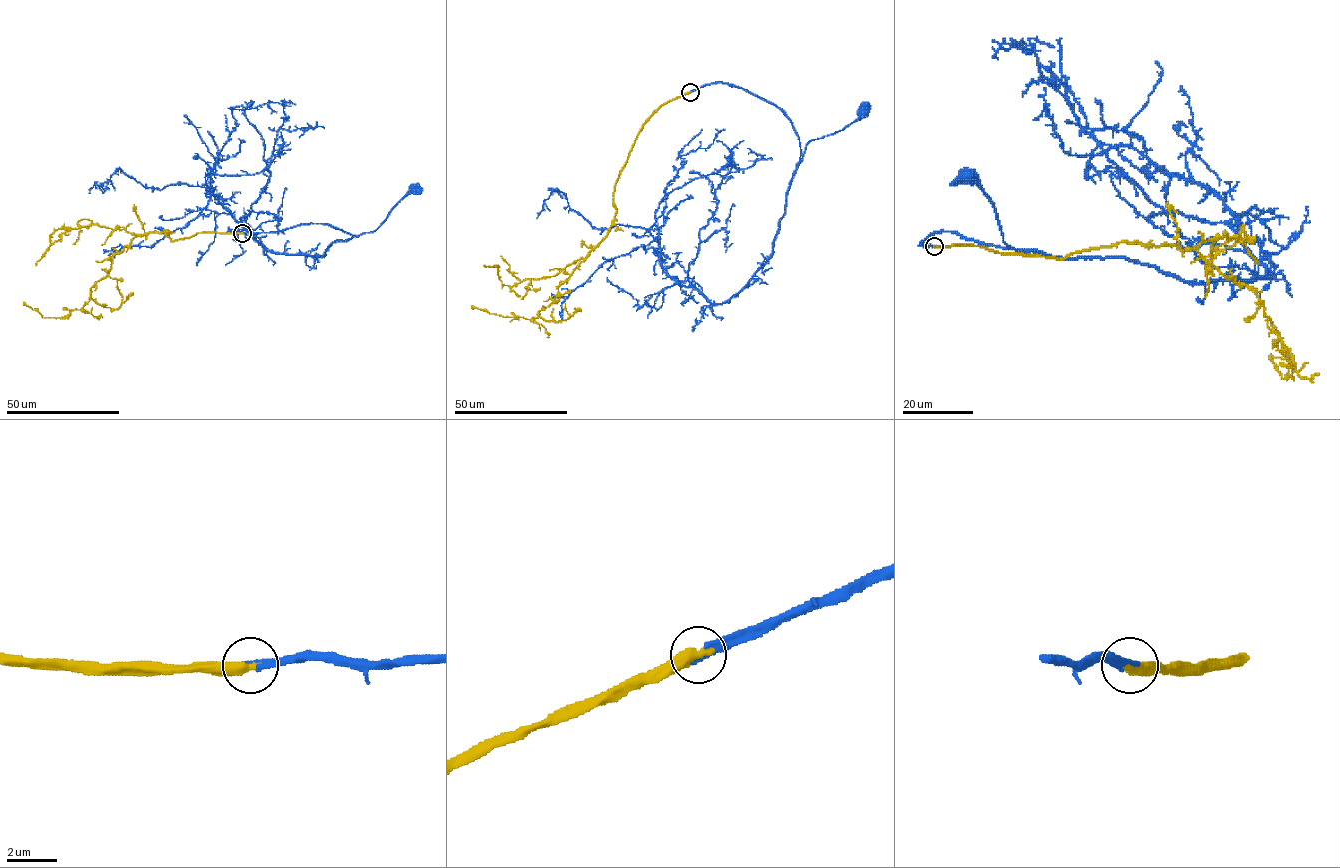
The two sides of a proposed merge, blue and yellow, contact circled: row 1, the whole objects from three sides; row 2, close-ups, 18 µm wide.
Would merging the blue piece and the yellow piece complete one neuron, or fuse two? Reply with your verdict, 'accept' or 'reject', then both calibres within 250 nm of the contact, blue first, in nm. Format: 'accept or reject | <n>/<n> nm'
accept | 280/480 nm

